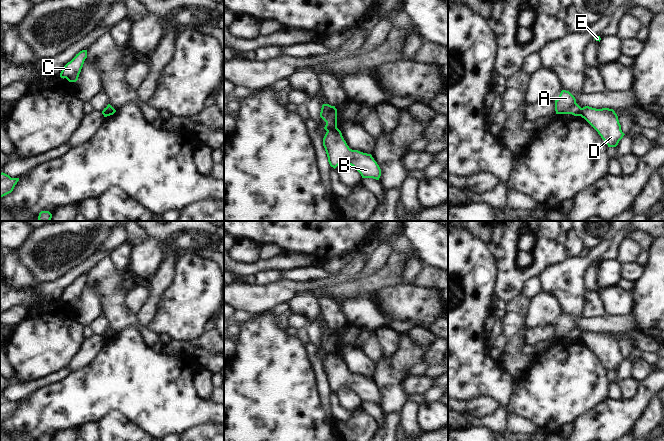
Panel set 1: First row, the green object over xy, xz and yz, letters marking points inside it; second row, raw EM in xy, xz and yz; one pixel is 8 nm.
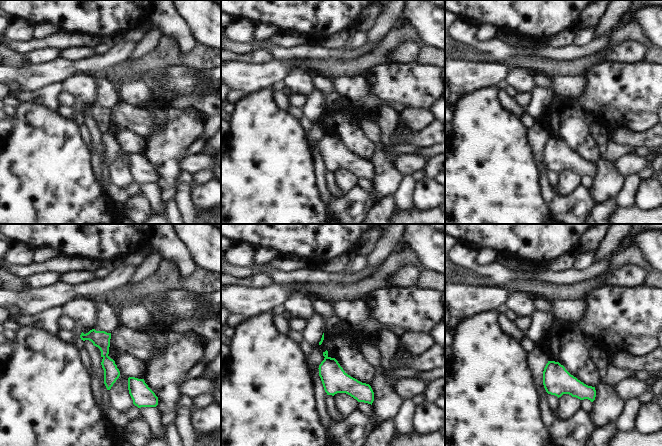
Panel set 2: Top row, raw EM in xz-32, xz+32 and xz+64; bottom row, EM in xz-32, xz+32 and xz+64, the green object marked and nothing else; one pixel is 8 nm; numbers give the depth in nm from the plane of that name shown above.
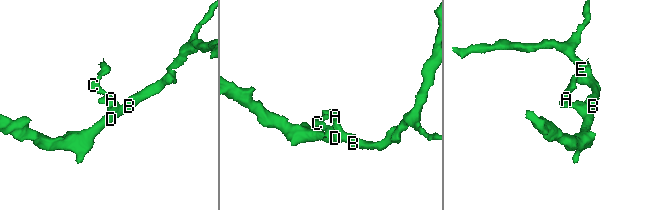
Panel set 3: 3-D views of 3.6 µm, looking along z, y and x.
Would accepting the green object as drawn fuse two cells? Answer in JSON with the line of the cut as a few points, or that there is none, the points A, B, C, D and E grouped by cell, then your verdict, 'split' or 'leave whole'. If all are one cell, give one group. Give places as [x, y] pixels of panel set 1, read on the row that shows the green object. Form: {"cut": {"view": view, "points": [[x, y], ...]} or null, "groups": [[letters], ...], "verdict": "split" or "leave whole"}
{"cut": {"view": "xz", "points": [[336, 127], [327, 131]]}, "groups": [["A", "C", "E"], ["B", "D"]], "verdict": "split"}

